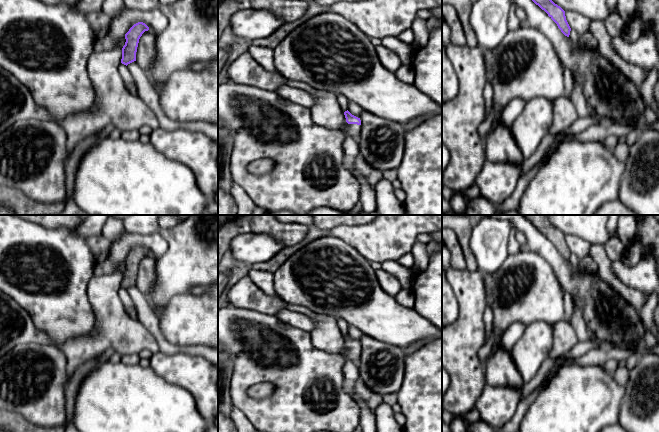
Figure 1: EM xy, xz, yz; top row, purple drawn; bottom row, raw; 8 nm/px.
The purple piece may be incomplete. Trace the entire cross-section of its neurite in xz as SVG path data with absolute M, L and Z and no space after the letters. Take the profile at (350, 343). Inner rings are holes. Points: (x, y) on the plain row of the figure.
M348 334L344 336L347 348L344 350L342 355L345 358L350 359L353 363L357 364L361 355L361 344L360 342L352 339Z

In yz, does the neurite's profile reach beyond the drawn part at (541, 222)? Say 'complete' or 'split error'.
complete

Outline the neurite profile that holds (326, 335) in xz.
M285 304L291 311L303 313L315 322L314 329L310 332L313 345L324 352L342 354L347 348L337 320L328 315L320 315L301 305Z

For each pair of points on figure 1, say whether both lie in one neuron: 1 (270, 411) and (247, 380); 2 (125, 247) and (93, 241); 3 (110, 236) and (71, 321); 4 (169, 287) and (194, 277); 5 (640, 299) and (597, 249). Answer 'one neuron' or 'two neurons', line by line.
1: one neuron
2: two neurons
3: two neurons
4: one neuron
5: one neuron

